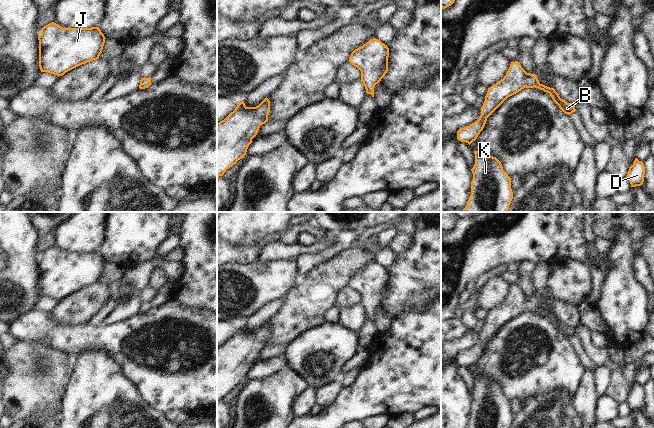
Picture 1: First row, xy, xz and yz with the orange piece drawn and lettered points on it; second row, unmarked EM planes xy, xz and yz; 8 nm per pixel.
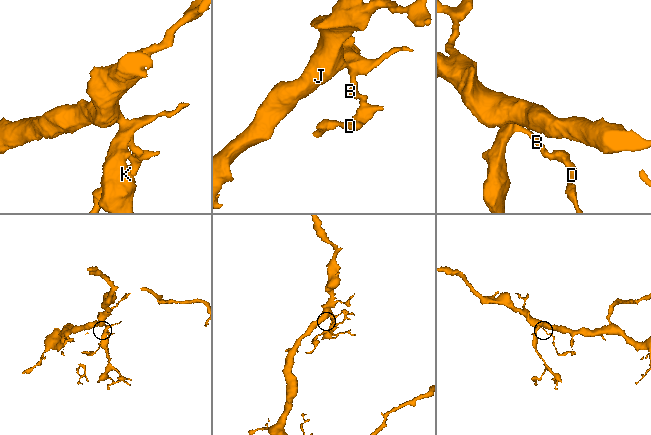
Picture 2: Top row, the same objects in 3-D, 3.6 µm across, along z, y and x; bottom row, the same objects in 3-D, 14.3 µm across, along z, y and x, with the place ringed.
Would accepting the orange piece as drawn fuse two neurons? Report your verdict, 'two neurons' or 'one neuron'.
one neuron

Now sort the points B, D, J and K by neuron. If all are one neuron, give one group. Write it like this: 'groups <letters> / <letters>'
groups B D J K

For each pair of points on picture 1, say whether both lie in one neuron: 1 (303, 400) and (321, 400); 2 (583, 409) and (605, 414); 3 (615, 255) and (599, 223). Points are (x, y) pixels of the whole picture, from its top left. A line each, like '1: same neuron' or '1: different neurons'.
1: different neurons
2: different neurons
3: different neurons

